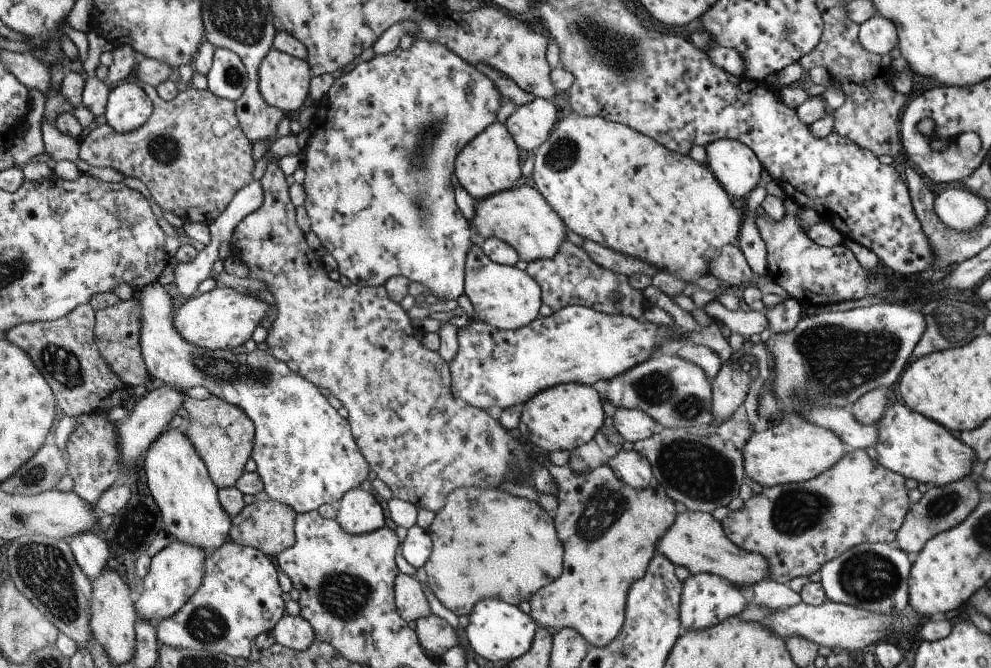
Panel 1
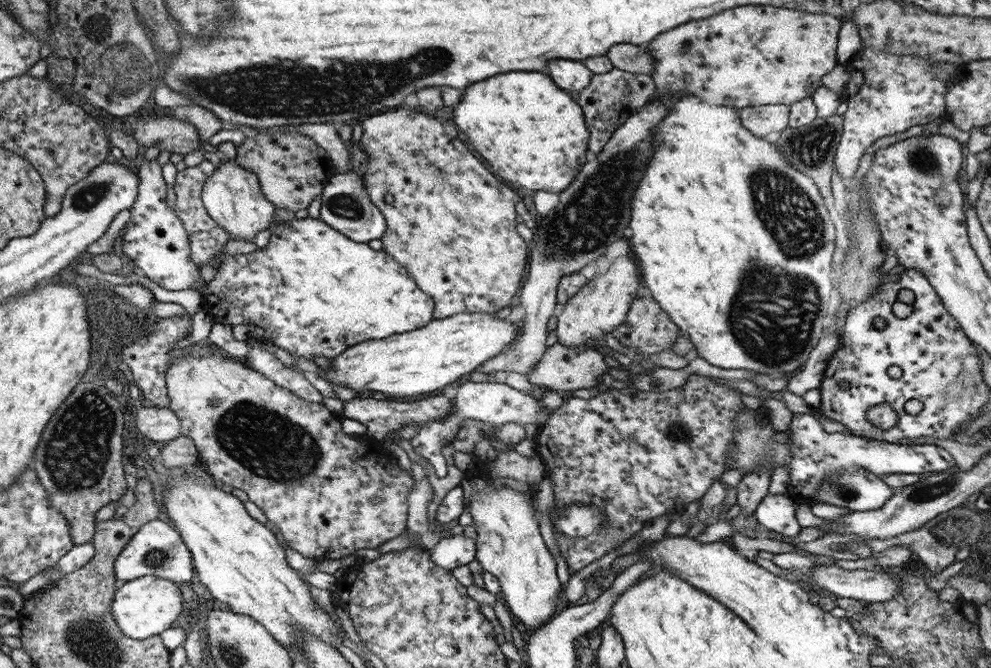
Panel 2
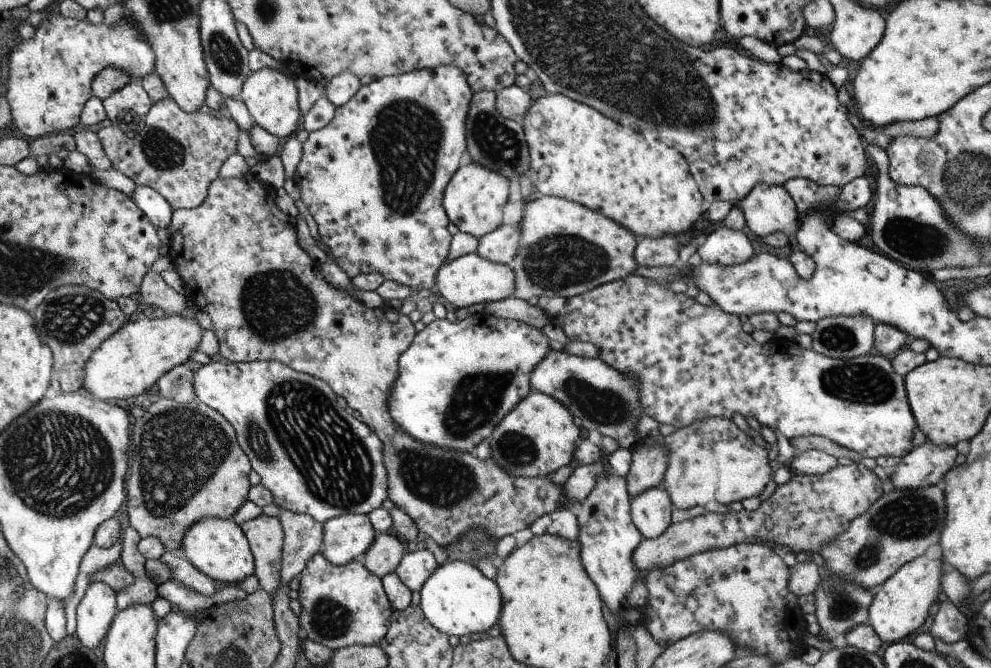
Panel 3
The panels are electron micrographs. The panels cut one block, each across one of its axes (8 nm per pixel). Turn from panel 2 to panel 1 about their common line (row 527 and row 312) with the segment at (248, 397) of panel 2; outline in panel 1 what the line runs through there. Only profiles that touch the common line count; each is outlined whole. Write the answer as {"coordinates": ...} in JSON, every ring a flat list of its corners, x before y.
{"coordinates":[[270,159,266,166,266,172,260,179,264,193,264,204,258,207,256,212,248,214,238,226,234,228,232,238,230,240,231,256,238,258,242,264,246,264,246,268,250,270,250,278,260,280,266,284,266,288,272,292,274,302,276,302,274,317,272,317,272,328,267,334,265,340,270,348,274,358,281,359,285,362,290,370,297,371,302,374,310,382,322,386,326,390,330,390,338,400,342,402,346,410,348,410,348,418,350,418,350,426,352,432,356,435,356,441,360,444,361,452,365,455,366,460,370,463,371,470,377,474,377,478,382,480,392,491,393,497,410,502,417,509,425,508,438,512,442,510,442,506,446,504,448,495,454,492,458,487,463,486,480,486,482,488,499,488,504,482,518,483,522,476,532,476,532,468,530,468,530,456,524,452,521,439,513,438,508,434,508,426,503,422,498,422,488,415,488,412,481,408,467,404,462,398,454,396,451,384,451,372,449,364,444,362,438,351,432,351,422,344,422,337,425,332,422,328,414,326,408,313,400,306,400,303,392,302,388,298,388,293,384,290,385,286,360,286,351,284,343,286,340,281,330,280,328,272,322,268,320,257,316,250,310,250,310,246,306,244,306,238,302,234,302,230,296,224,296,208,290,202,288,196,288,184,284,178,284,172,280,170,277,159]]}

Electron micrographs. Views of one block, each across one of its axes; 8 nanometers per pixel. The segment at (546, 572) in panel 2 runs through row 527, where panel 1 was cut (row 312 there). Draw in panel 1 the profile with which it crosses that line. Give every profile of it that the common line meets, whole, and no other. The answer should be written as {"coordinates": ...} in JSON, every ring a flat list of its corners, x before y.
{"coordinates":[[478,244,470,246,465,260,465,295,480,321,504,330,516,330,534,322,540,316,539,310,543,304,537,281,516,265,495,263]]}

